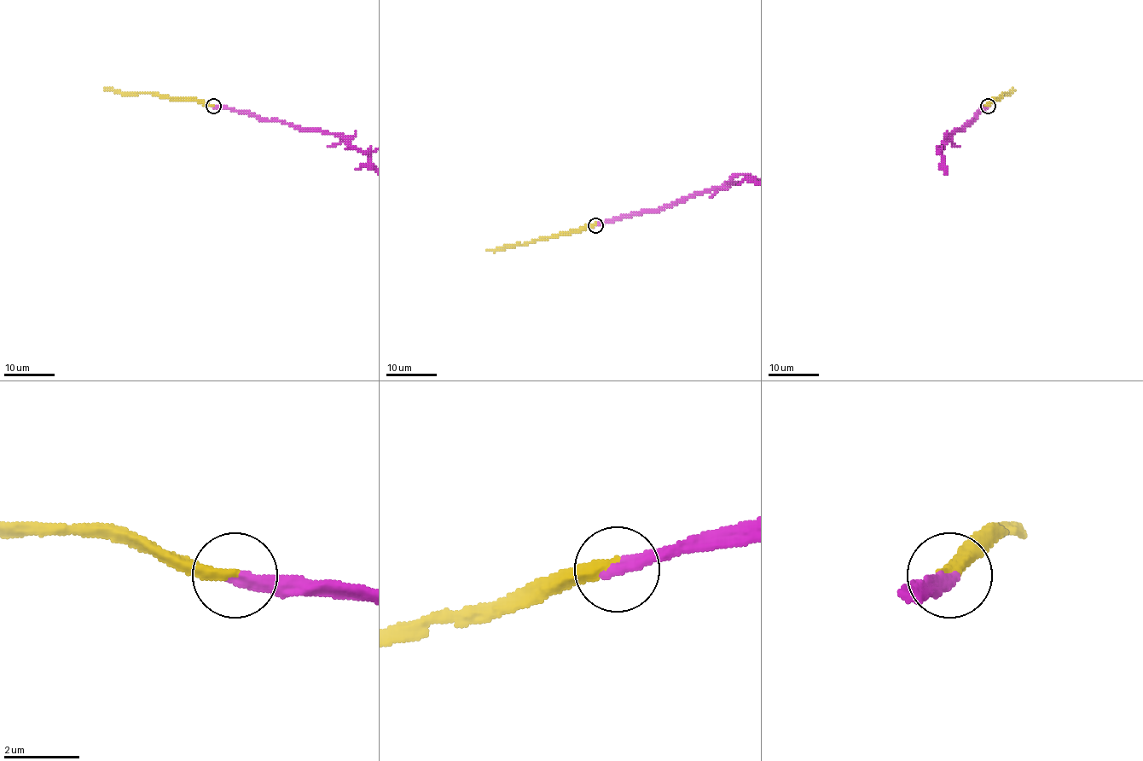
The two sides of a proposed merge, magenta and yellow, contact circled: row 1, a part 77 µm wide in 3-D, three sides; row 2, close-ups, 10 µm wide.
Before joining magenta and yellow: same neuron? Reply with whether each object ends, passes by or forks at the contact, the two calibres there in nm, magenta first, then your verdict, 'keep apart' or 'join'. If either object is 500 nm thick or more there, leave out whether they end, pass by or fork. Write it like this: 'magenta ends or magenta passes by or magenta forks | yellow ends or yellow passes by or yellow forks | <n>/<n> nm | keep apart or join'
magenta ends | yellow ends | 360/280 nm | join

